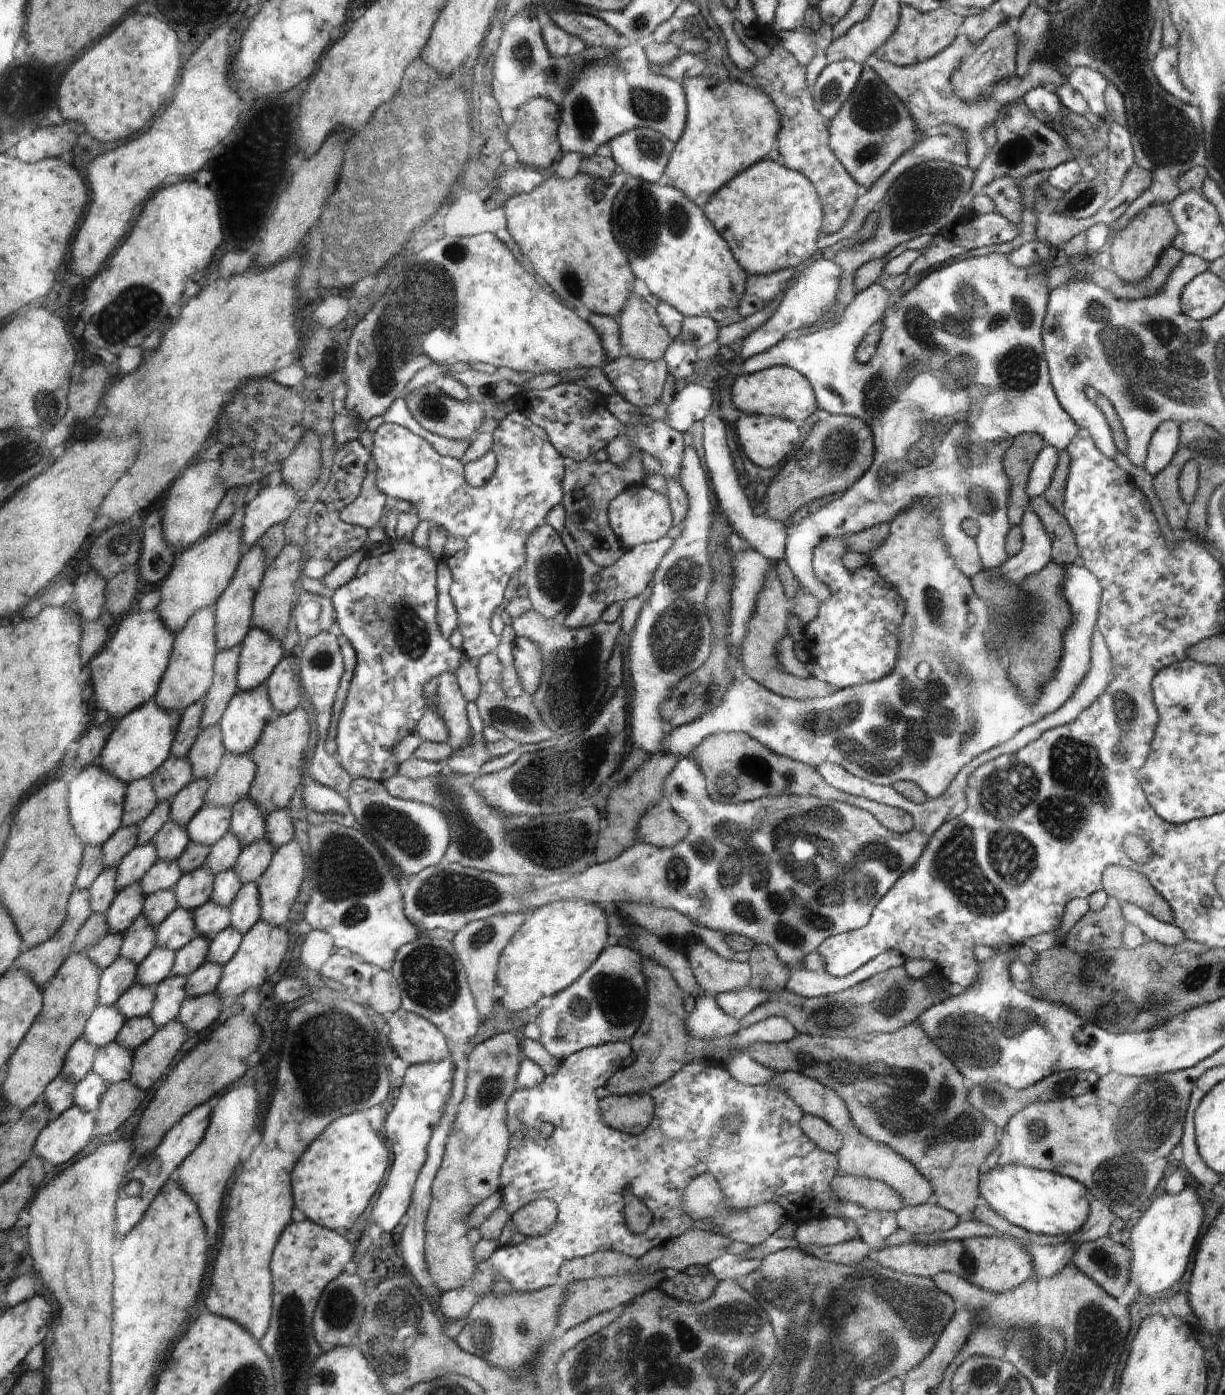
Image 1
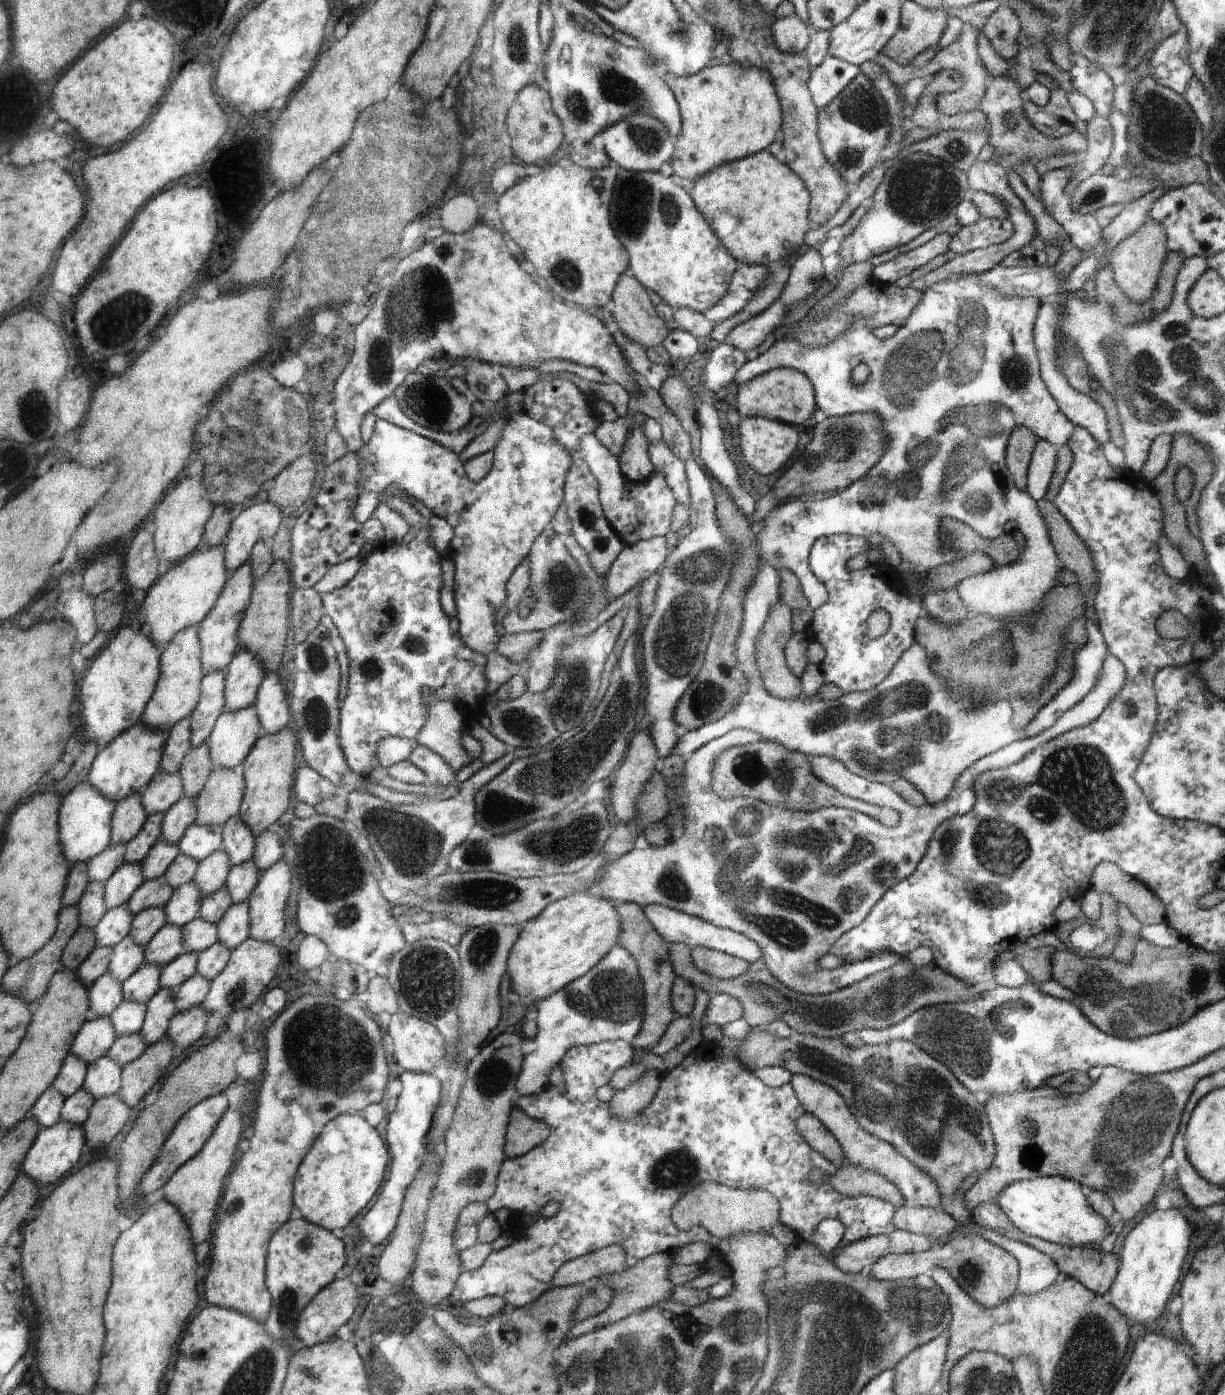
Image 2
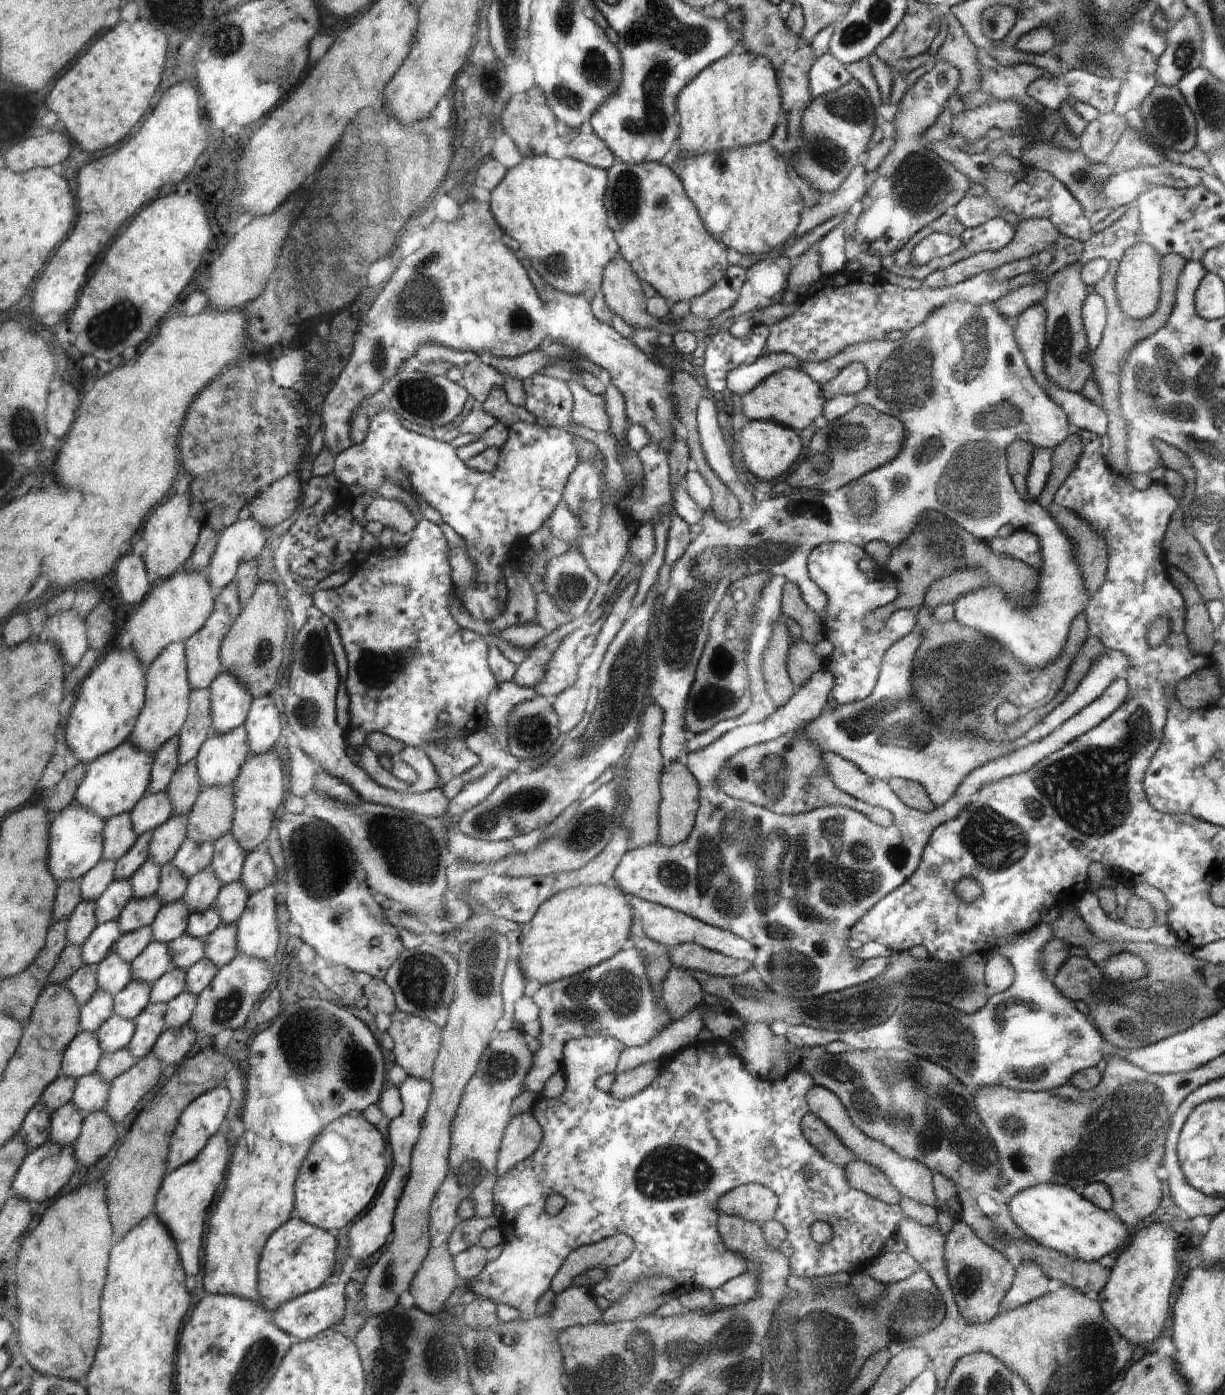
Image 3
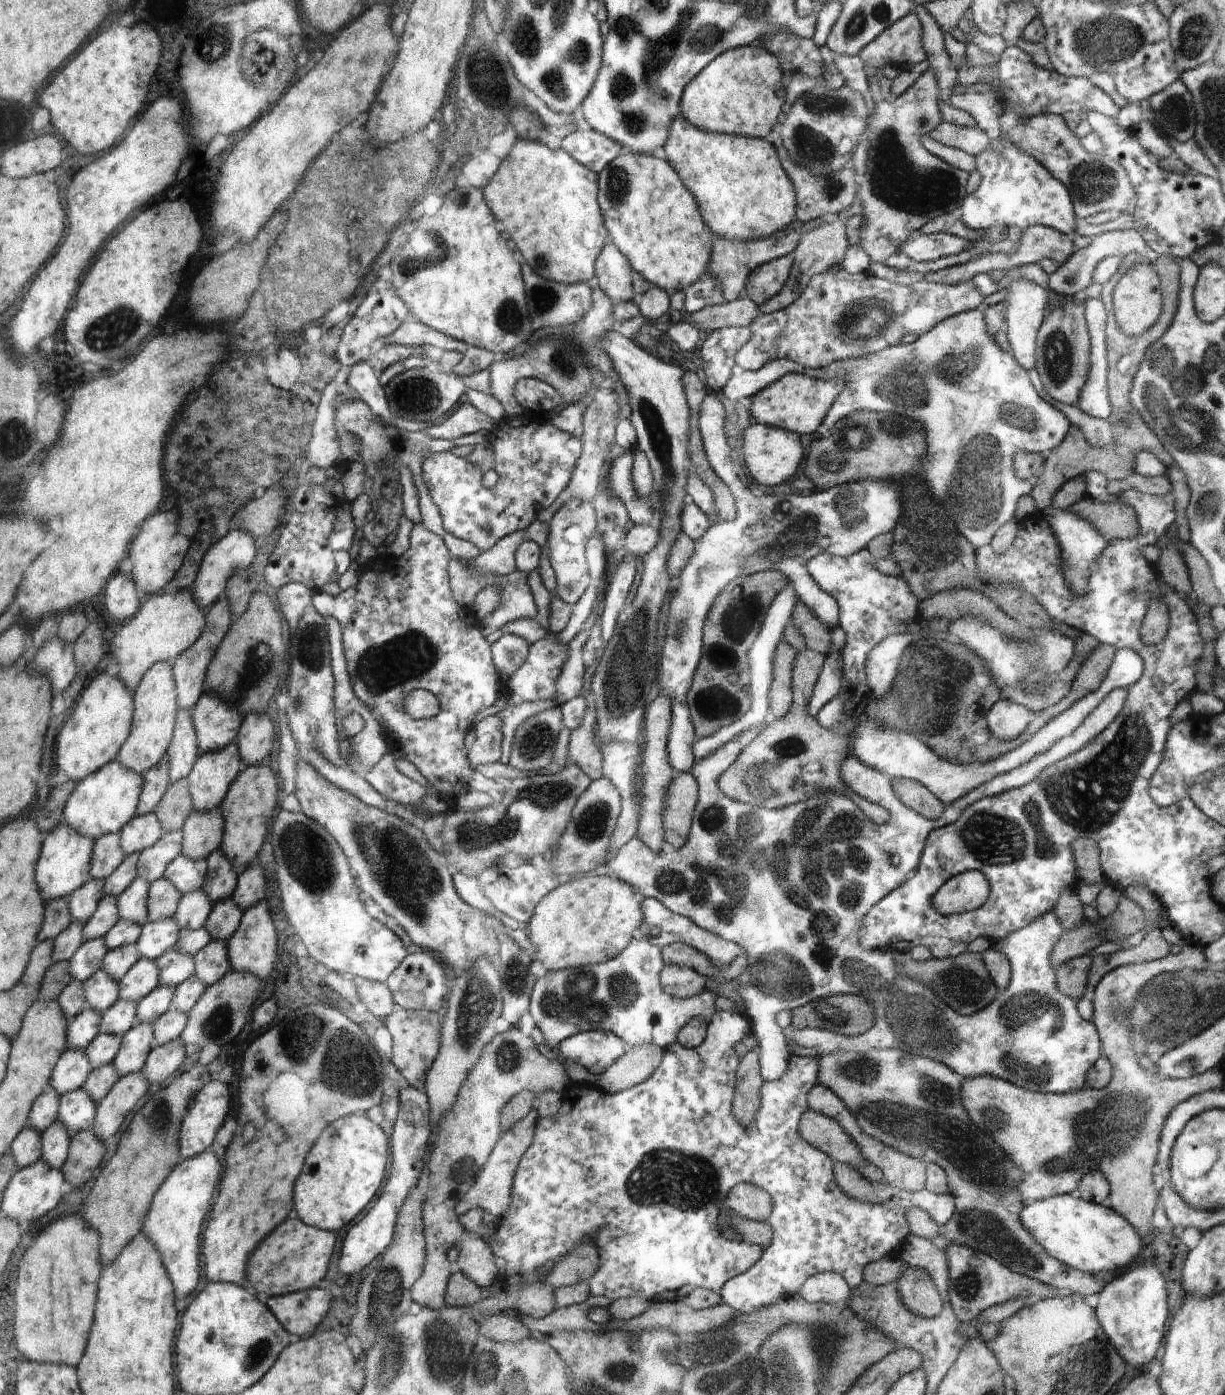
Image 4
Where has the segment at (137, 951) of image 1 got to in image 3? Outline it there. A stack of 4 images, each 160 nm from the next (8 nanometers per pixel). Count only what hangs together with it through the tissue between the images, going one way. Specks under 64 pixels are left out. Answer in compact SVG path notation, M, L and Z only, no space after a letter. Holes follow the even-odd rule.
M113 950L96 966L98 989L110 996L119 994L132 981L131 962L124 962Z

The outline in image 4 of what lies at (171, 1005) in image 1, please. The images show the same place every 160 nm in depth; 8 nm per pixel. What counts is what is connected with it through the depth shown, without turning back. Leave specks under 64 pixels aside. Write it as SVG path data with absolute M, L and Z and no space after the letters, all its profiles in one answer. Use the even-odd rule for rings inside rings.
M136 1023L121 1036L120 1049L112 1064L120 1076L142 1071L148 1054L154 1048L152 1023Z

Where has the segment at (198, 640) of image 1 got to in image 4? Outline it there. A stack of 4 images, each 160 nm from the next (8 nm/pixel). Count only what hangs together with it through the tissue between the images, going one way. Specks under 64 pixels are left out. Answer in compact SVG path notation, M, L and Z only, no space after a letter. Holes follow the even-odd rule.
M160 662L154 665L134 690L133 699L136 703L136 713L133 715L132 733L125 745L121 747L117 761L128 770L144 775L152 766L156 766L162 758L167 756L170 740L172 740L178 711L173 664Z

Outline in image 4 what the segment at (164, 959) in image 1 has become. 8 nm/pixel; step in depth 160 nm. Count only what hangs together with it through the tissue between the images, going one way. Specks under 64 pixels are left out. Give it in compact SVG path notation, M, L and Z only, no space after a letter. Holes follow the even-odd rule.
M118 1000L114 1006L102 1012L99 1034L118 1034L122 1036L130 1030L137 1021L136 1002L124 1002Z

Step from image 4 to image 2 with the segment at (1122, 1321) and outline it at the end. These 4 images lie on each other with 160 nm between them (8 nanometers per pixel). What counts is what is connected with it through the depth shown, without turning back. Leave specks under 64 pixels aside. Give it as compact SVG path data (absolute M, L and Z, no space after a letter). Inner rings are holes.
M1144 1218L1126 1236L1119 1256L1118 1273L1108 1292L1111 1295L1110 1304L1130 1324L1152 1324L1162 1315L1180 1278L1192 1232L1188 1221L1146 1222Z

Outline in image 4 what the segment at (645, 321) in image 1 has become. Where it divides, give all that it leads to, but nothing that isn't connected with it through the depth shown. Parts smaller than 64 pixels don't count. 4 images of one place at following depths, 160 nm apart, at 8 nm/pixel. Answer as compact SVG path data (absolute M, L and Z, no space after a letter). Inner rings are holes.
M614 244L607 245L597 258L597 278L600 290L610 298L614 304L620 302L635 303L638 300L632 290L635 273ZM741 295L733 302L722 302L722 305L706 306L694 315L683 315L692 322L698 331L716 331L728 327L748 327L760 313L759 307L750 298Z

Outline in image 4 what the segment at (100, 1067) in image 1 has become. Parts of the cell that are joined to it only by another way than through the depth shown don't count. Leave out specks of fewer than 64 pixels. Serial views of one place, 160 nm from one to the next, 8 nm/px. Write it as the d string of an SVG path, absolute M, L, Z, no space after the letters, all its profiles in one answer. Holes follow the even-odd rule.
M82 1088L66 1094L60 1100L60 1122L72 1136L91 1129L96 1115L97 1104Z

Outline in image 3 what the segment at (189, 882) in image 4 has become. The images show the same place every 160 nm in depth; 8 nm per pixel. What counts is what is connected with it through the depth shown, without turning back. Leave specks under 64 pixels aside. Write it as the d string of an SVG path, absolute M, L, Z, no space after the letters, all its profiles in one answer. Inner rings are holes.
M186 838L171 863L189 879L212 864L214 853L212 841L198 844Z

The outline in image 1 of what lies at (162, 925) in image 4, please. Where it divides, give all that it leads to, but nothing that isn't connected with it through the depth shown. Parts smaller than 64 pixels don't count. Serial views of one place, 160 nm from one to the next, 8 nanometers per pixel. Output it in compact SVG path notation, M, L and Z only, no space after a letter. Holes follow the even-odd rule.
M204 867L183 874L174 888L178 906L194 913L200 906L211 901L214 880L212 872Z

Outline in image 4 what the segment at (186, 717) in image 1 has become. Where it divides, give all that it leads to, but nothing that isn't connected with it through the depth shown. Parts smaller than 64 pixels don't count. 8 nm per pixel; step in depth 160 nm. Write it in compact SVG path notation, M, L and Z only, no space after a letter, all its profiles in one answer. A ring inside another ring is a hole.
M162 758L156 766L144 773L144 789L141 793L140 805L137 807L137 815L155 812L160 800L169 788L168 758Z

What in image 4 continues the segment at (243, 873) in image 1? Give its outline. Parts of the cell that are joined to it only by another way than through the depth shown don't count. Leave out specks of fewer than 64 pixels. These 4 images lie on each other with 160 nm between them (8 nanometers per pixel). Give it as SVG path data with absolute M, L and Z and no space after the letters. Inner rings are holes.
M231 897L214 903L205 923L211 940L230 939L240 926L242 916L243 911Z

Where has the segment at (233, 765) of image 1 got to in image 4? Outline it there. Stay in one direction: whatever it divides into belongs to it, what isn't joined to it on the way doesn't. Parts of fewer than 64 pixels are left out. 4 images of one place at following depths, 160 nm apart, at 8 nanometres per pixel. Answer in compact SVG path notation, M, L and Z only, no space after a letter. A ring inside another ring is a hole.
M217 809L193 810L181 829L181 852L186 858L200 859L209 857L214 850L221 849L224 832L223 815Z

